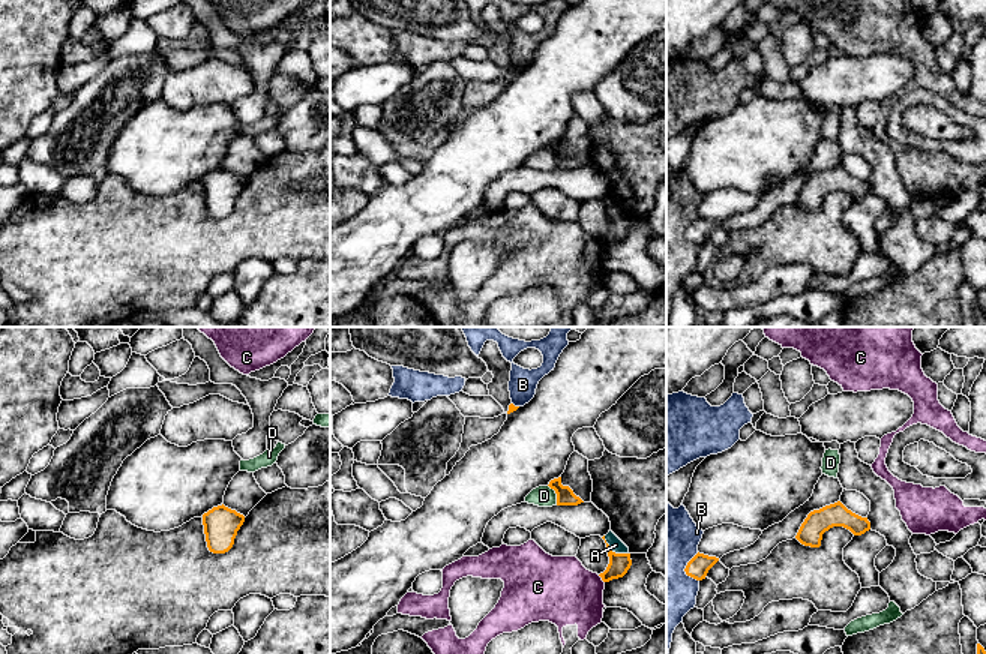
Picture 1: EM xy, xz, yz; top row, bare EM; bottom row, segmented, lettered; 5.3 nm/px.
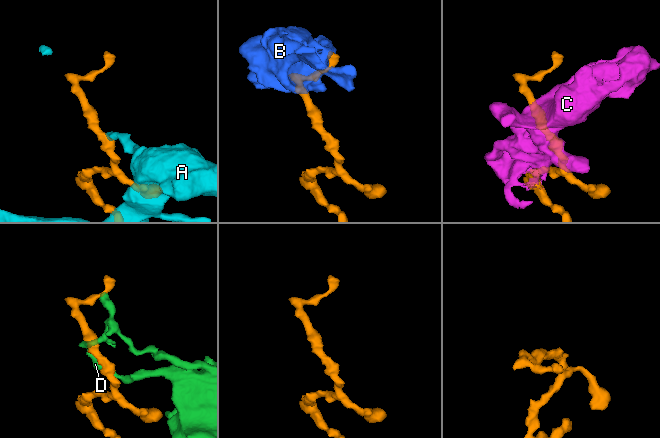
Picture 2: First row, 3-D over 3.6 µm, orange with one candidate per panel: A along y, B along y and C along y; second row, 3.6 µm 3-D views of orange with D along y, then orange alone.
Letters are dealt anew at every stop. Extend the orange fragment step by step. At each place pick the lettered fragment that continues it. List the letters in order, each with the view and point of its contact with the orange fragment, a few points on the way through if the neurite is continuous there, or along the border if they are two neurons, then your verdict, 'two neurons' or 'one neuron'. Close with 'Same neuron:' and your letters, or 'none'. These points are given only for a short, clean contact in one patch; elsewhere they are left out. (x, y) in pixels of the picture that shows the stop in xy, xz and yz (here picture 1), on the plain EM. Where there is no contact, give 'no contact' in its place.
A: xz (611, 215) | along xz (604, 200), (613, 215), (628, 218) | two neurons
B: yz (685, 233) | two neurons
C: xz (602, 243) | along xz (598, 239), (604, 246) | two neurons
D: xz (557, 159) | along xz (548, 149), (556, 158), (557, 168) | two neurons
Same neuron: none

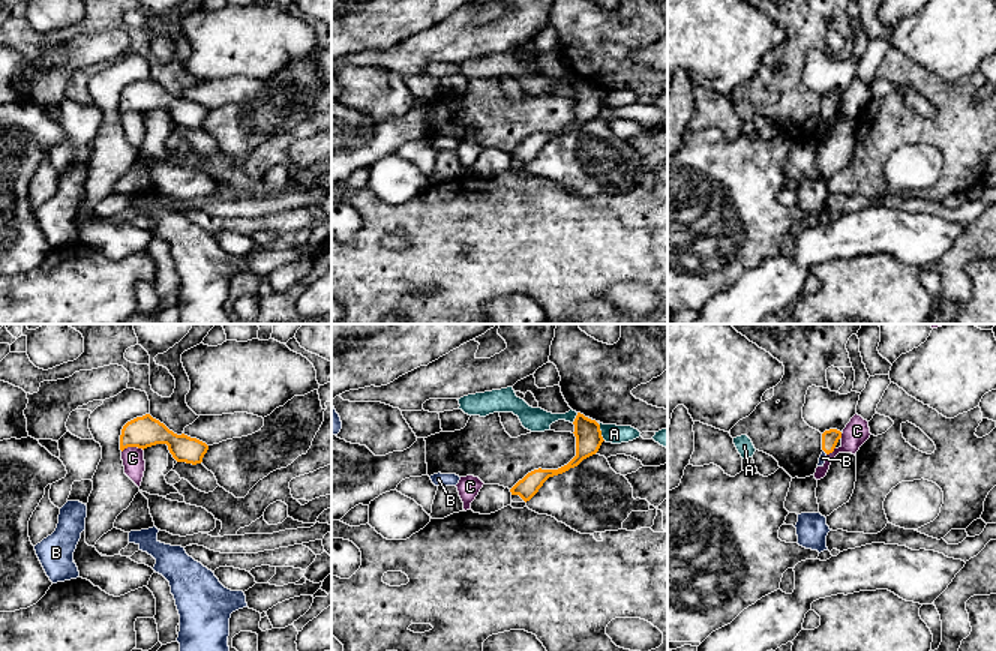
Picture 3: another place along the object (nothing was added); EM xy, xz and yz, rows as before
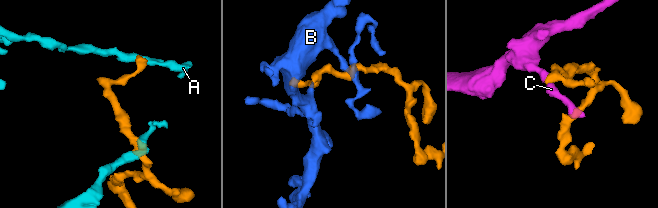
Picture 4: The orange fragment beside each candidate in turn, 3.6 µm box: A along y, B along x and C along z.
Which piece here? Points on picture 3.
A: xz (600, 95) | along xz (596, 86), (605, 104) | two neurons
B: yz (825, 116) | across yz (830, 102), (825, 116), (822, 122) | one neuron
C: xy (132, 110) | along xy (143, 113), (126, 111), (122, 116) | two neurons
Same neuron: B

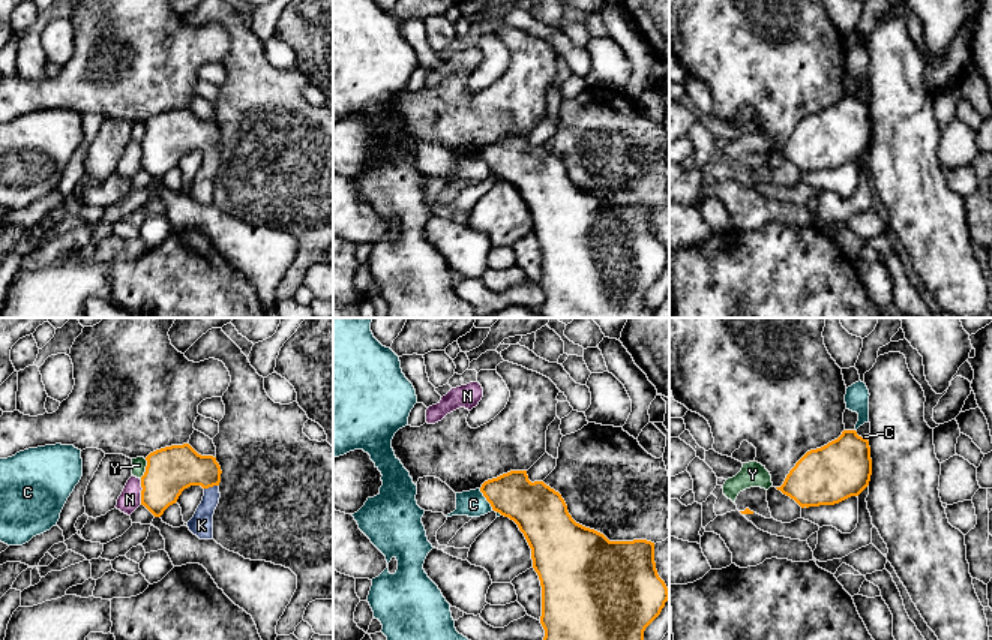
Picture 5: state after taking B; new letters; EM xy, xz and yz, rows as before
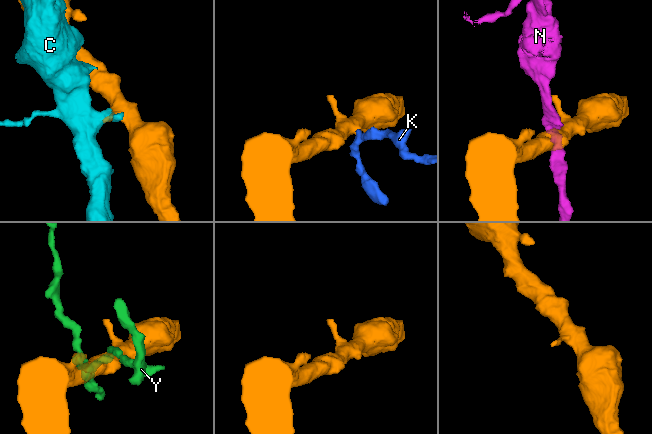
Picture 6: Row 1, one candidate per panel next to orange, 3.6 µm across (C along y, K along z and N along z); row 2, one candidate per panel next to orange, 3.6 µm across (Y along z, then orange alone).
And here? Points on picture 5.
C: xz (489, 167) | two neurons
K: xy (210, 150) | across xy (171, 134), (194, 134), (210, 150), (210, 165), (201, 189) | one neuron
N: xy (141, 156) | two neurons
Y: xy (146, 134) | two neurons
Same neuron: K

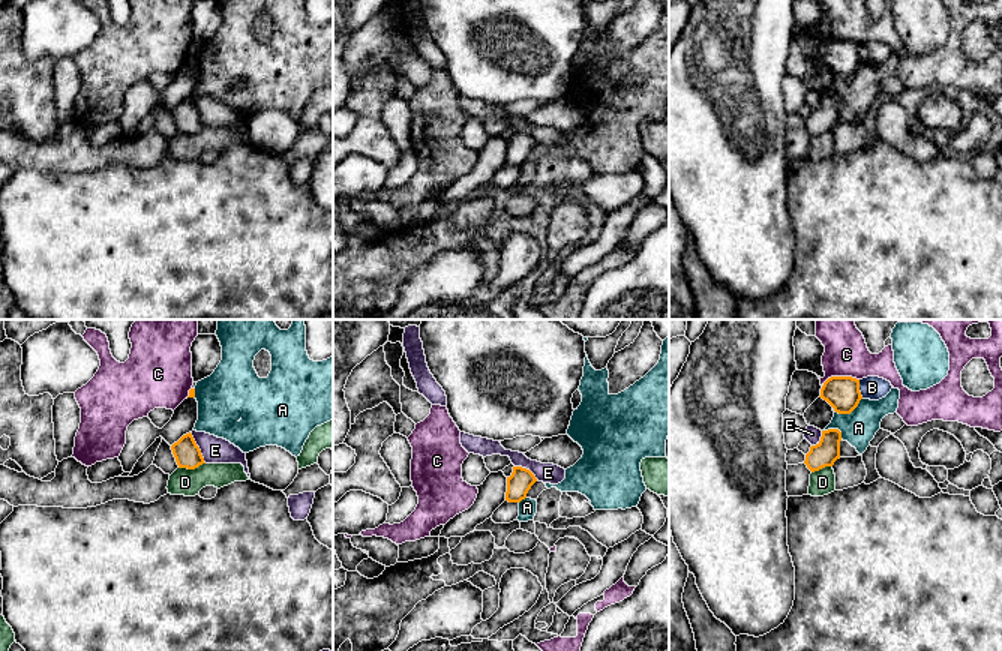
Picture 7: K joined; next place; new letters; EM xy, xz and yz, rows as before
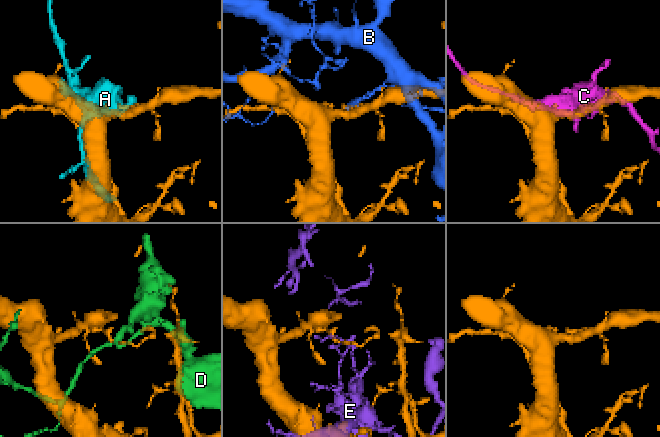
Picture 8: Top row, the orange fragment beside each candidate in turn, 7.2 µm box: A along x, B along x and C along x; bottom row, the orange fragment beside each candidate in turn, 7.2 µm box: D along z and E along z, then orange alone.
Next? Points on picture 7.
A: yz (848, 77) | two neurons
B: yz (858, 53) | two neurons
C: yz (839, 41) | two neurons
D: xy (191, 132) | two neurons
E: xy (198, 111) | two neurons
Same neuron: none

